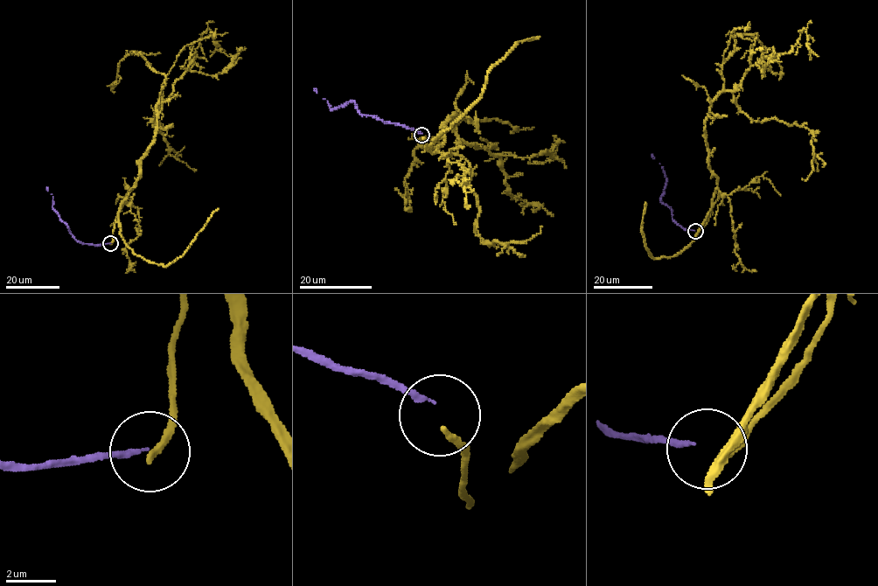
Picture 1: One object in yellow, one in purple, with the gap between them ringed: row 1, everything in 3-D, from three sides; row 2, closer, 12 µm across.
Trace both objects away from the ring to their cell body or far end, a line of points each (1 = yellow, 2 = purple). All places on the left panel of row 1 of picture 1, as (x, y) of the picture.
1: (110, 243), (152, 143), (157, 103), (152, 119), (170, 153), (197, 169)
2: (110, 243), (93, 245), (78, 241), (52, 207), (53, 198), (46, 187)

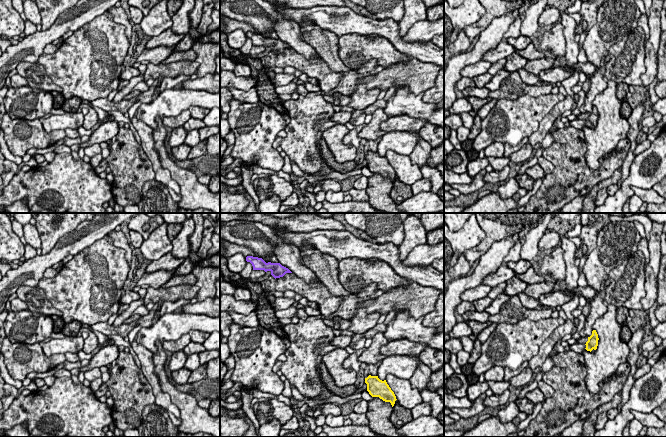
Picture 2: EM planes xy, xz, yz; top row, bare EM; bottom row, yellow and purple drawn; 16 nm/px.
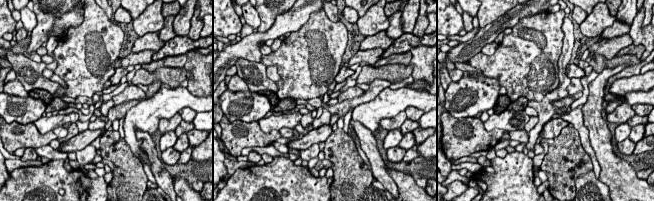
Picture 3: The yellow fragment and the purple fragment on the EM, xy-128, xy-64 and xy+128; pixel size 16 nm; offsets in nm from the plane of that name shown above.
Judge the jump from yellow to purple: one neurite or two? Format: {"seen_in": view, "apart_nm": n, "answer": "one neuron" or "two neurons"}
{"seen_in": "xz", "apart_nm": 2050, "answer": "two neurons"}

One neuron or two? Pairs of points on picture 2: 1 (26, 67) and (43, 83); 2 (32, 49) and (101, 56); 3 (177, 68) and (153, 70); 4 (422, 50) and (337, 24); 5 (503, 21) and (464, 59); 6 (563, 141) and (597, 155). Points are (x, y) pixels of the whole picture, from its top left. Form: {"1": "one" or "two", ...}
{"1": "one", "2": "two", "3": "one", "4": "one", "5": "one", "6": "two"}

